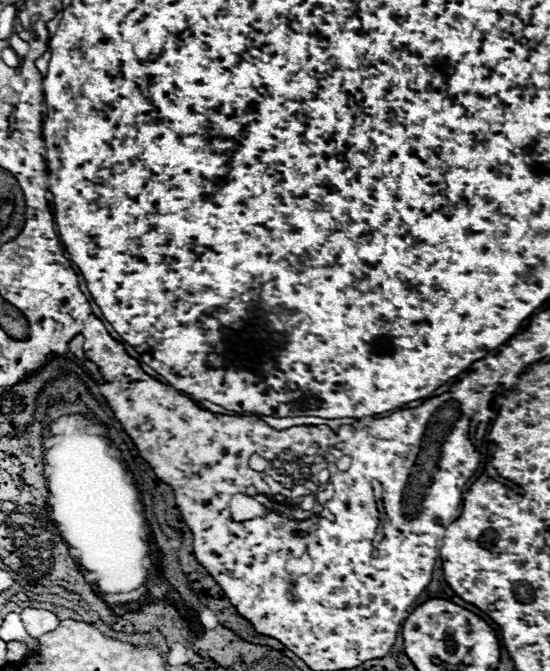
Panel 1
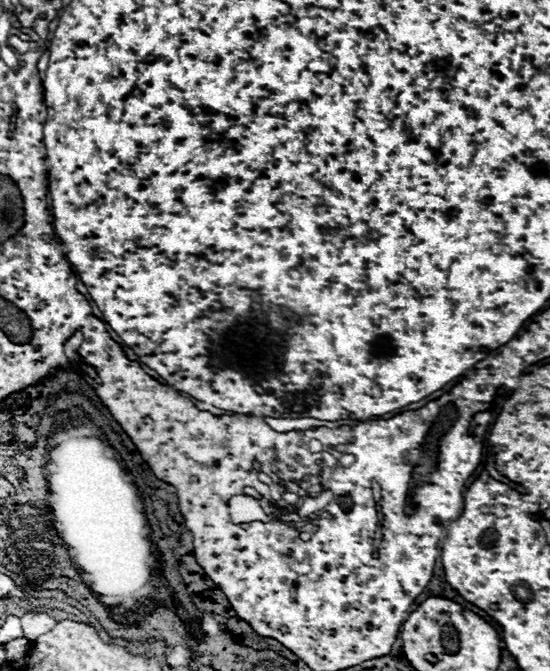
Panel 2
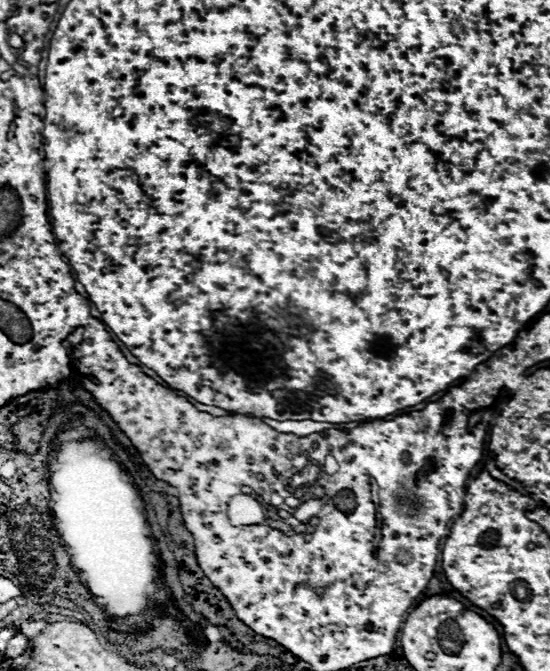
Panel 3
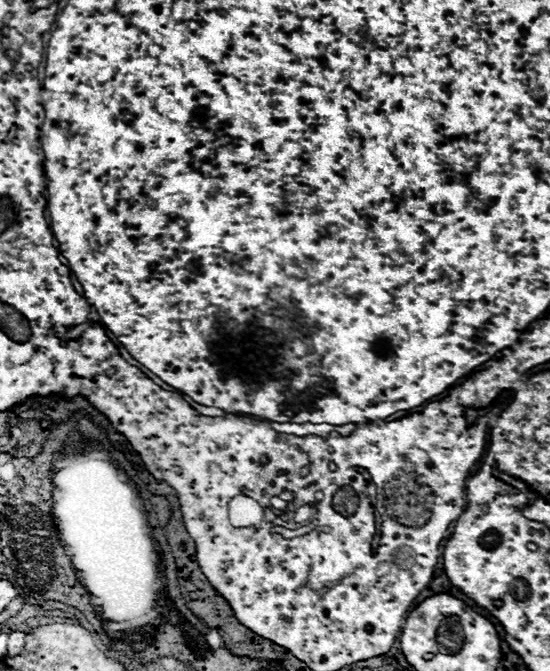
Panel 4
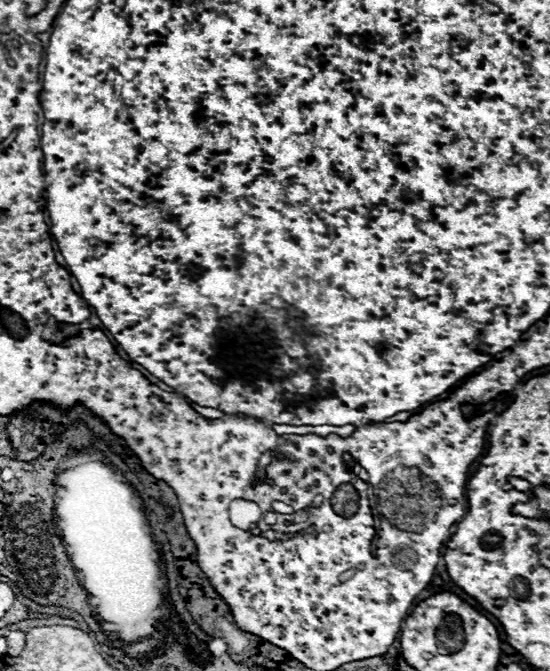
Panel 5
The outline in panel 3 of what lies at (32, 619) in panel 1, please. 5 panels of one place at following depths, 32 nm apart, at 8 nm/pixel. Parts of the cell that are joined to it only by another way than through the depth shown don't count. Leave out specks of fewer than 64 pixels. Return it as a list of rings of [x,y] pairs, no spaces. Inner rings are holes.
[[[28,618],[28,620],[22,620],[22,634],[26,636],[26,638],[34,638],[36,634],[40,634],[44,628],[48,628],[52,622],[48,622],[48,620],[32,620],[32,618]]]

